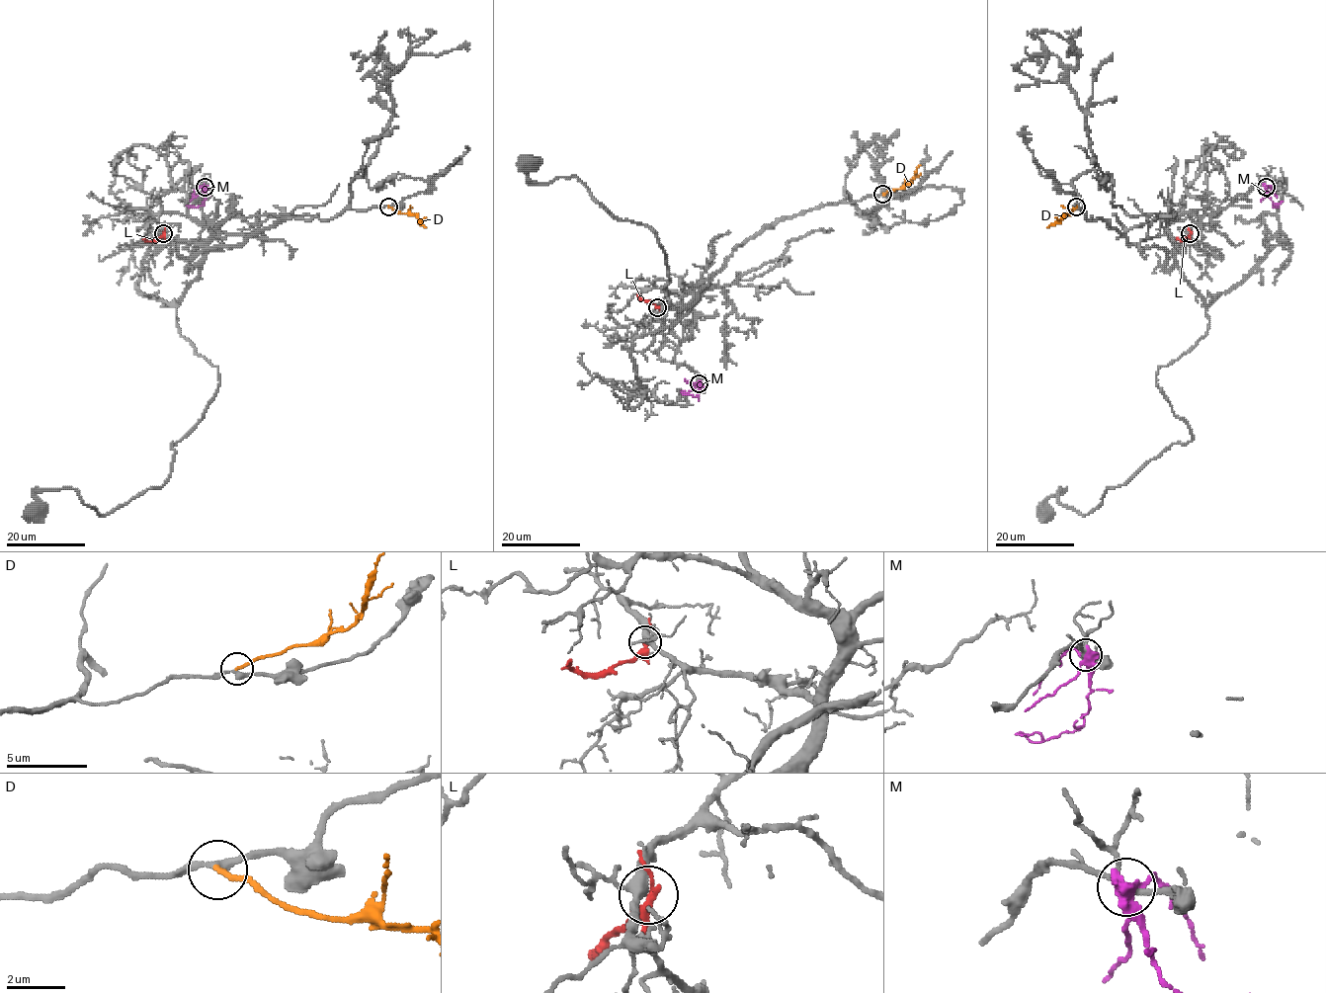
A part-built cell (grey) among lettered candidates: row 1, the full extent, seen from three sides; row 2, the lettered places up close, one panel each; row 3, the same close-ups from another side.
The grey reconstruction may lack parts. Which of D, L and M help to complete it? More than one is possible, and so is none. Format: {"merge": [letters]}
{"merge": []}

